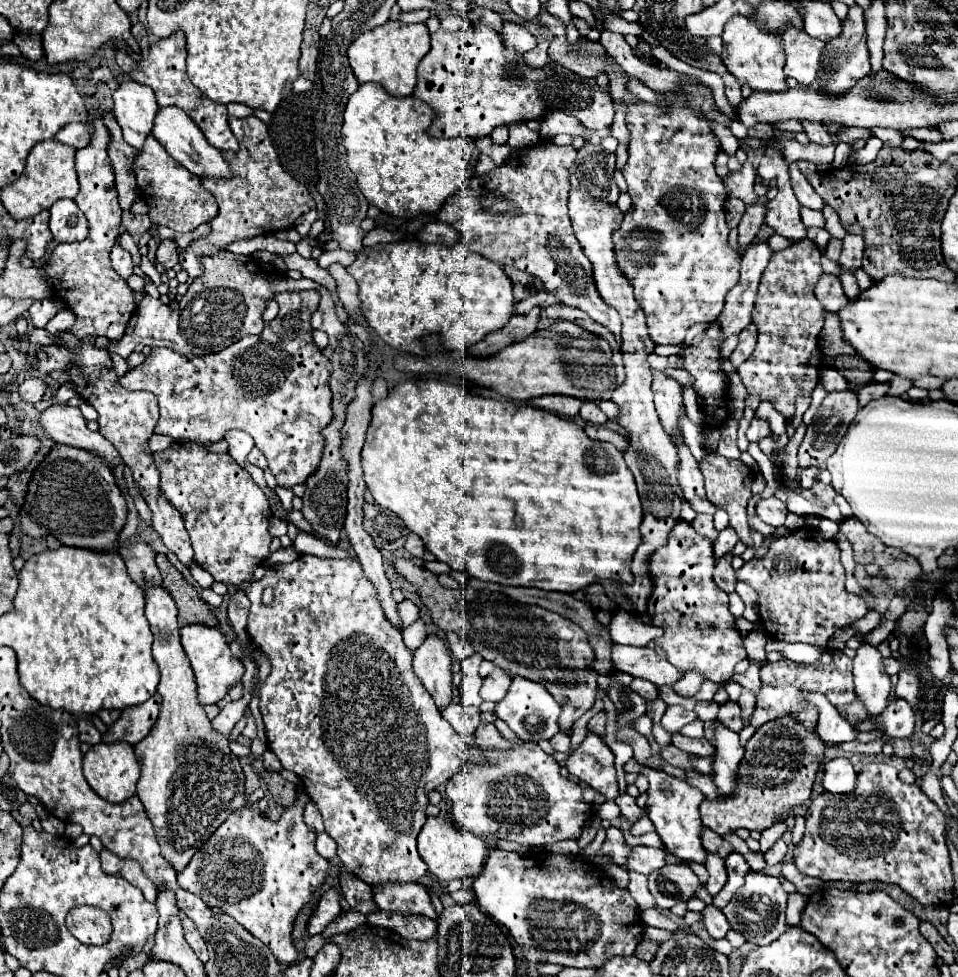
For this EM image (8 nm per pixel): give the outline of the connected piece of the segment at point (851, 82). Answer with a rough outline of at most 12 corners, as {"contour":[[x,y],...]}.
{"contour":[[863,8],[825,44],[813,88],[847,94],[869,72]]}

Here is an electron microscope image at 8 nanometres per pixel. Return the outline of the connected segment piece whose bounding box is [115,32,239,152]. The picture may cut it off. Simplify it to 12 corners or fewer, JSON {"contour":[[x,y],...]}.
{"contour":[[185,34],[153,44],[145,62],[119,50],[119,68],[177,106],[217,150],[239,148],[227,106],[191,84]]}

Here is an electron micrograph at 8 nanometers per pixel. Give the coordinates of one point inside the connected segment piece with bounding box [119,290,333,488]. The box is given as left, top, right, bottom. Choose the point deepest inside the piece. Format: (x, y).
(274, 386)

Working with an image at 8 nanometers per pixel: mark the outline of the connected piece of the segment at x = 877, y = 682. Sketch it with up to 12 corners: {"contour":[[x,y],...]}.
{"contour":[[867,642],[857,648],[853,678],[869,716],[889,704],[891,680],[883,656]]}

